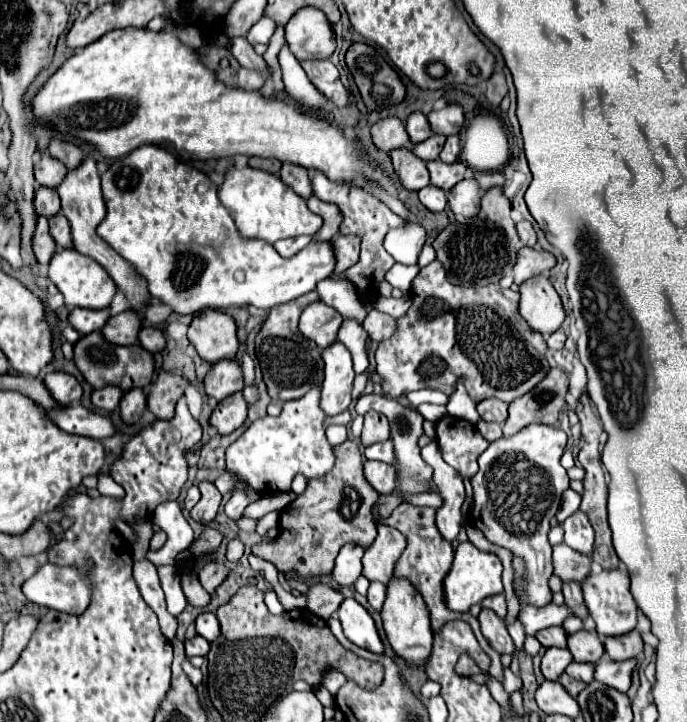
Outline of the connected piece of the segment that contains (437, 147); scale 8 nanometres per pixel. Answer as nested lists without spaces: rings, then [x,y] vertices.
[[[431,135],[431,137],[425,139],[423,143],[417,143],[415,149],[413,149],[413,153],[415,153],[419,159],[423,159],[423,161],[437,159],[439,153],[441,153],[441,149],[443,149],[443,145],[445,145],[445,139],[447,139],[447,137],[443,137],[443,135]]]

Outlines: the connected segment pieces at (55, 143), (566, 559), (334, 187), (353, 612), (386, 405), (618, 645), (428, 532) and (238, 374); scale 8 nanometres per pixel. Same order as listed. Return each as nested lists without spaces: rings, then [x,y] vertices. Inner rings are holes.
[[[53,137],[51,143],[49,143],[49,153],[53,157],[57,157],[61,163],[65,163],[67,169],[73,169],[81,163],[83,159],[83,151],[79,149],[79,145],[71,143],[71,141],[63,141],[63,139],[57,139]]]
[[[565,543],[553,547],[553,569],[563,583],[575,581],[581,585],[591,573],[591,565],[593,561],[589,555],[581,555],[579,551],[567,547]]]
[[[315,173],[313,177],[313,193],[327,203],[335,203],[339,207],[339,211],[343,213],[343,223],[341,223],[341,233],[355,233],[361,237],[361,257],[357,261],[357,265],[353,265],[351,269],[347,269],[343,275],[333,273],[331,279],[341,279],[341,281],[349,281],[353,287],[359,289],[361,297],[371,297],[377,295],[379,283],[385,279],[385,273],[393,267],[393,257],[383,249],[383,237],[387,235],[387,231],[401,227],[405,221],[395,215],[385,203],[381,203],[379,199],[375,199],[371,193],[367,193],[361,187],[353,187],[353,185],[343,185],[343,183],[333,183],[329,181],[323,173]]]
[[[347,597],[339,605],[337,617],[343,625],[345,637],[351,643],[355,643],[357,647],[363,647],[371,653],[383,653],[383,643],[377,635],[377,629],[375,629],[375,623],[373,623],[371,615],[353,597]]]
[[[359,397],[357,405],[355,405],[355,411],[357,411],[359,415],[365,415],[367,411],[377,411],[377,413],[381,413],[381,415],[385,415],[385,417],[389,419],[389,423],[391,423],[391,439],[393,439],[393,443],[395,443],[397,463],[399,463],[399,467],[401,467],[399,481],[397,481],[397,483],[399,483],[399,489],[401,489],[403,493],[423,493],[423,491],[427,491],[425,485],[427,485],[427,481],[431,479],[433,471],[431,471],[431,467],[421,459],[421,455],[419,455],[419,445],[417,445],[417,439],[419,439],[419,435],[423,433],[423,427],[421,427],[423,417],[421,417],[419,413],[407,409],[401,401],[397,401],[397,399],[393,399],[393,397]]]
[[[637,631],[619,635],[619,637],[607,637],[603,645],[605,645],[605,653],[611,661],[635,659],[643,651],[643,641]]]
[[[401,503],[393,513],[391,517],[387,519],[379,519],[379,523],[385,523],[389,527],[395,527],[399,529],[403,535],[407,535],[407,549],[403,551],[403,555],[399,557],[397,565],[395,565],[395,575],[393,577],[401,577],[401,579],[407,579],[411,585],[415,585],[415,589],[421,593],[421,597],[425,599],[427,603],[427,609],[431,613],[431,627],[433,631],[439,631],[439,627],[443,627],[445,623],[449,621],[455,621],[455,619],[463,619],[471,625],[471,629],[475,631],[475,637],[479,641],[479,645],[483,647],[483,651],[489,655],[491,659],[491,665],[489,665],[489,675],[495,677],[495,679],[501,679],[503,675],[503,667],[501,667],[501,661],[499,661],[499,653],[491,649],[491,645],[485,641],[485,637],[481,635],[479,631],[479,621],[475,617],[471,617],[469,613],[453,613],[445,607],[443,603],[443,577],[447,575],[447,571],[451,569],[451,563],[453,563],[453,545],[443,539],[435,527],[435,509],[433,507],[413,507],[409,503]]]
[[[237,359],[217,361],[205,377],[205,393],[209,397],[215,397],[217,401],[223,401],[233,393],[243,391],[243,387],[243,371]]]

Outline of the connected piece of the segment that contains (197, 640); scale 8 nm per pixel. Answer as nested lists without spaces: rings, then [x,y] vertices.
[[[199,635],[193,637],[193,639],[187,639],[185,641],[185,651],[187,651],[187,657],[195,657],[195,655],[205,657],[209,653],[209,641],[199,637]]]

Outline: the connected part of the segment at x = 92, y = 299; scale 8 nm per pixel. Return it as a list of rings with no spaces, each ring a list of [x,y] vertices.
[[[57,249],[51,263],[49,263],[49,279],[55,287],[63,293],[65,305],[73,307],[87,307],[87,309],[105,309],[109,307],[117,287],[115,281],[107,275],[107,271],[95,263],[95,259],[81,255],[75,249]]]

